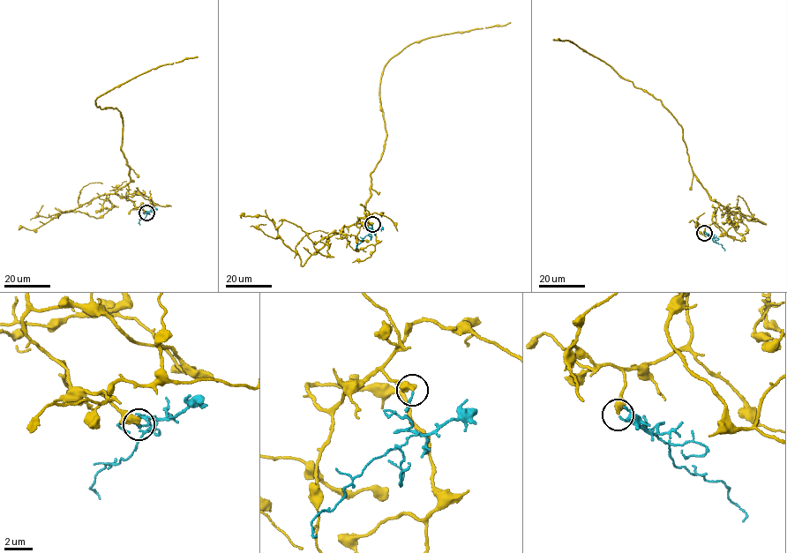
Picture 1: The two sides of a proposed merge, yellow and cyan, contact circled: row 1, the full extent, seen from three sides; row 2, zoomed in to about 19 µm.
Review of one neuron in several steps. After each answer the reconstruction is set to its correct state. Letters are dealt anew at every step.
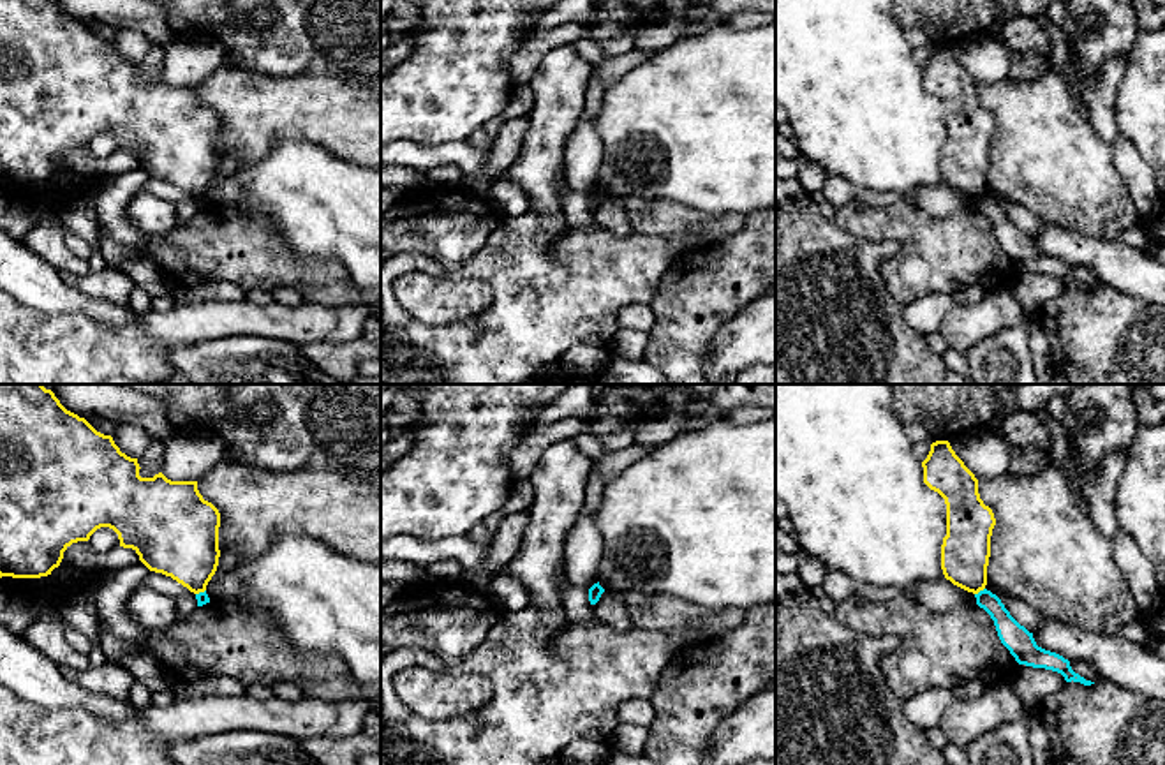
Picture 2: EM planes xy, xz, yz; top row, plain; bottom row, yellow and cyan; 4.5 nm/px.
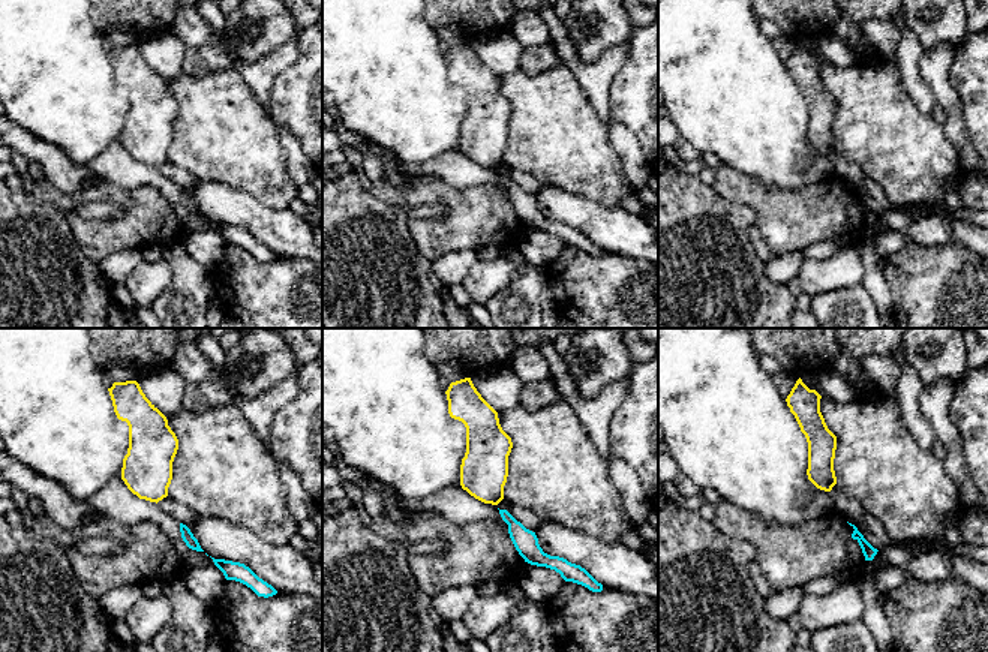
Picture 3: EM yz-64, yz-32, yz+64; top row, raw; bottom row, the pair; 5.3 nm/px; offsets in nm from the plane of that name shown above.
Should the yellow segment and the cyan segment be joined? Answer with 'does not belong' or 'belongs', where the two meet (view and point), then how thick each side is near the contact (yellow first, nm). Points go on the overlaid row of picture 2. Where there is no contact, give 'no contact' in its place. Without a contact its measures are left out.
does not belong | yz (979, 591) | 220/120 nm

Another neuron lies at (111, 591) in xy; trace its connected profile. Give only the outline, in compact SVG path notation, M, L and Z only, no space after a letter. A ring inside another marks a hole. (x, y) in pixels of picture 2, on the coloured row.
M139 561L123 569L102 573L90 582L100 622L125 642L143 643L148 638L150 631L127 615L127 599L143 585L148 573L150 569Z

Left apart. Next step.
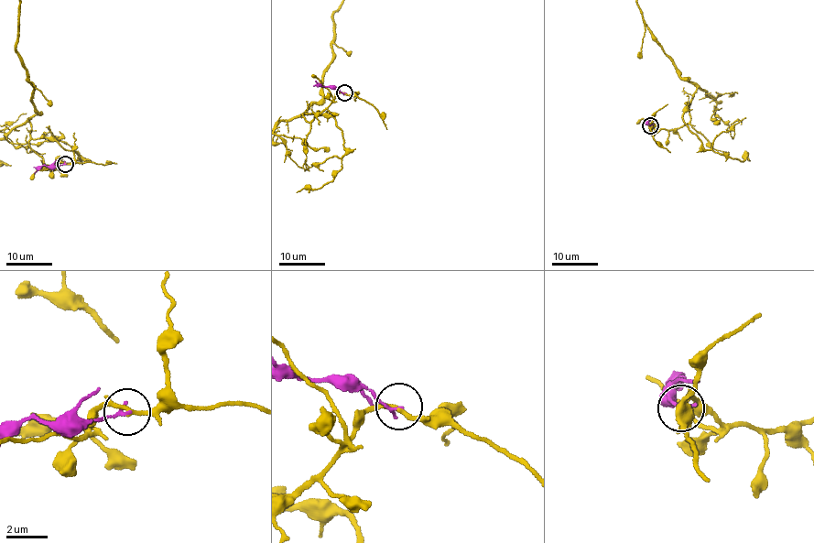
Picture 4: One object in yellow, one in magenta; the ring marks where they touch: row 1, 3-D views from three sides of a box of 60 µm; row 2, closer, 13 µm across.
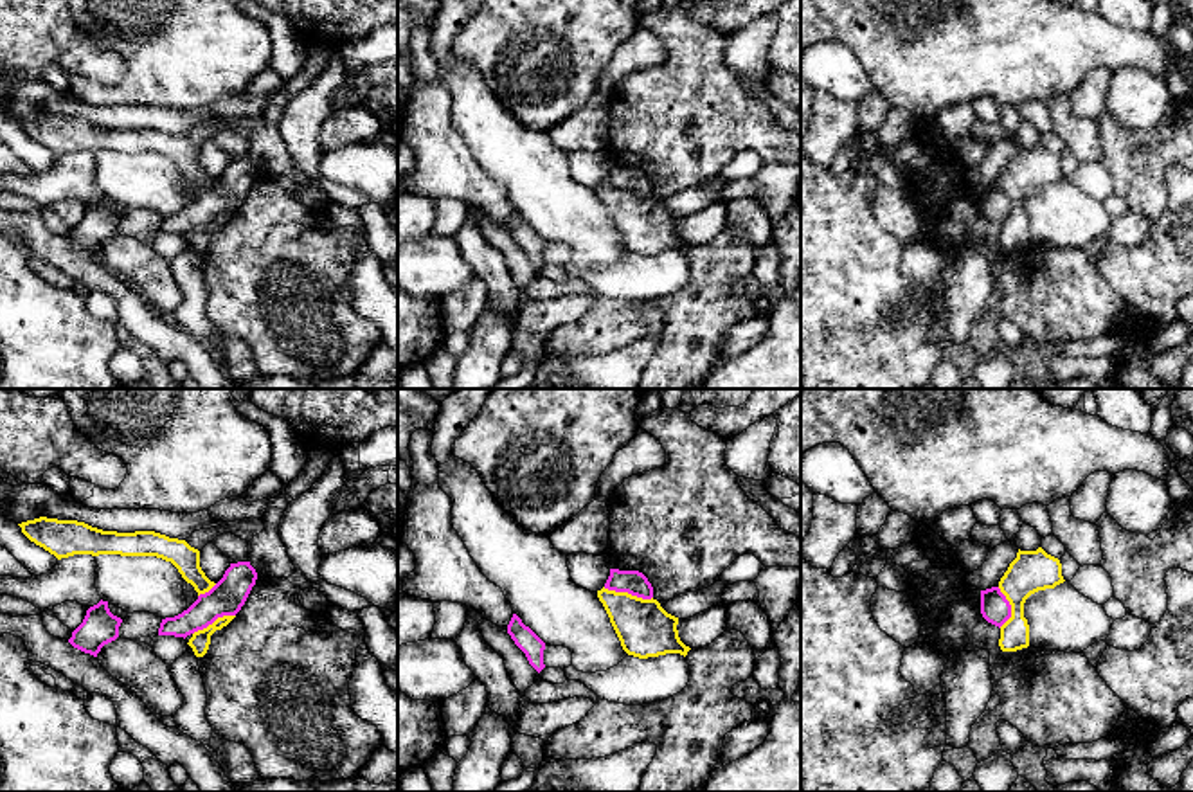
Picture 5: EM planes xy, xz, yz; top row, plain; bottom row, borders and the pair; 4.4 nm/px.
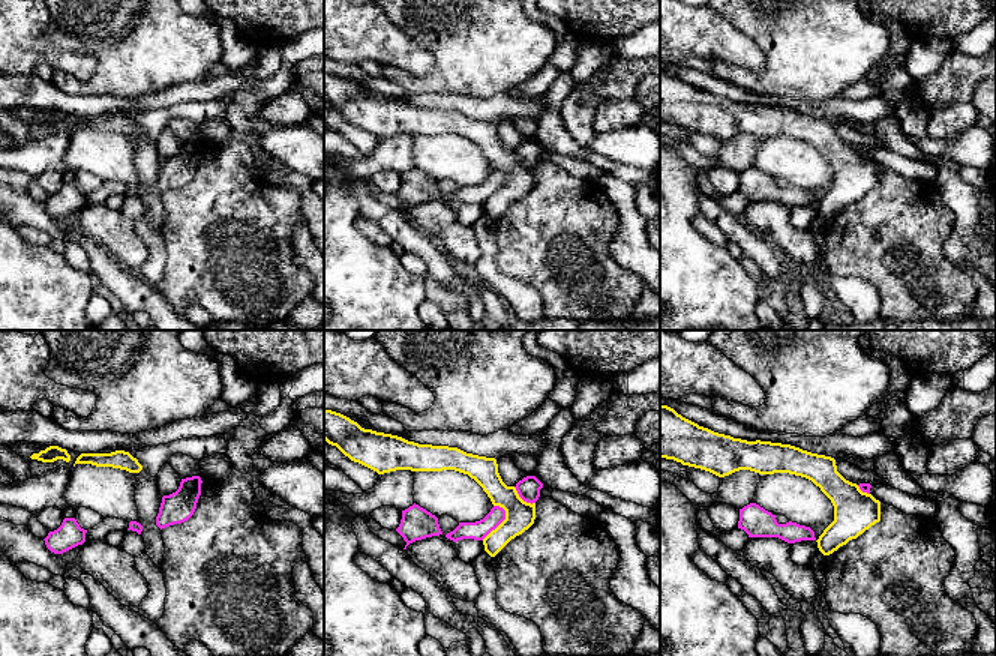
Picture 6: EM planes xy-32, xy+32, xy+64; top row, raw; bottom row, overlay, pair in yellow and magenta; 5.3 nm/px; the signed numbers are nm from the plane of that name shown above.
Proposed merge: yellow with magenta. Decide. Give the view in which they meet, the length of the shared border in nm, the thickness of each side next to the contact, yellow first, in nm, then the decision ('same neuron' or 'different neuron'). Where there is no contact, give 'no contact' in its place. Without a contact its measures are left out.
contact in xz; length 220 nm; calibres 240 and 110 nm; different neuron

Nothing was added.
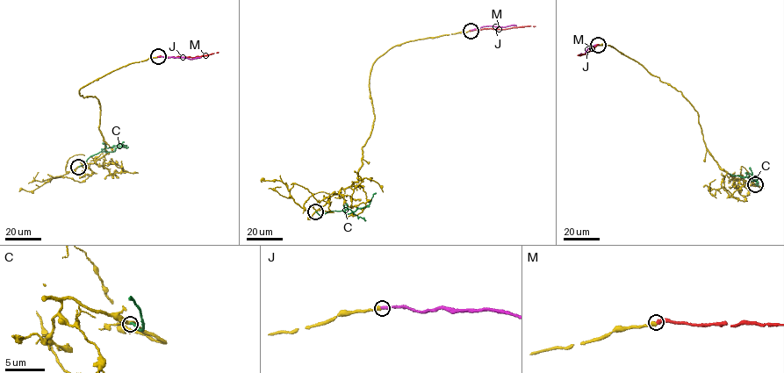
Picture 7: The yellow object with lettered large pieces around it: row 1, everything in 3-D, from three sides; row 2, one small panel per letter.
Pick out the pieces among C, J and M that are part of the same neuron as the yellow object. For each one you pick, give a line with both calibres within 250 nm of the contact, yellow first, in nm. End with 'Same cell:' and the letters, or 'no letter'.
J: 320 nm thick on the yellow side, 280 nm on the other
Same cell: J

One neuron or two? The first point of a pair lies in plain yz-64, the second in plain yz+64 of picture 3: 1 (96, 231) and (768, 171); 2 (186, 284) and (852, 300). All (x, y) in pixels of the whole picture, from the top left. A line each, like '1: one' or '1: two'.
1: two
2: one

